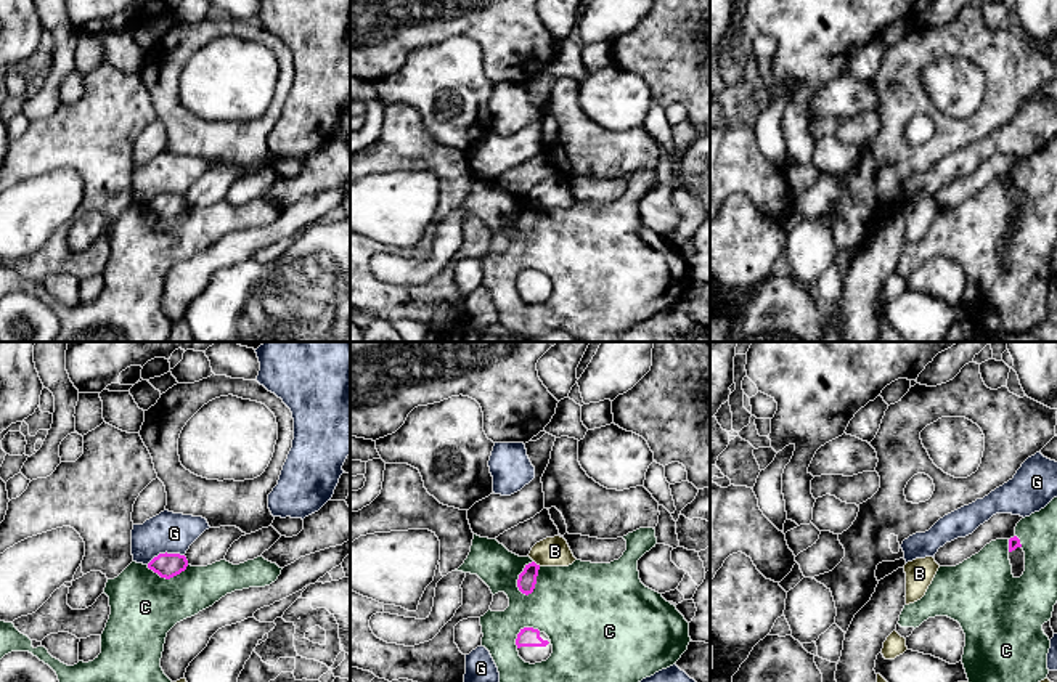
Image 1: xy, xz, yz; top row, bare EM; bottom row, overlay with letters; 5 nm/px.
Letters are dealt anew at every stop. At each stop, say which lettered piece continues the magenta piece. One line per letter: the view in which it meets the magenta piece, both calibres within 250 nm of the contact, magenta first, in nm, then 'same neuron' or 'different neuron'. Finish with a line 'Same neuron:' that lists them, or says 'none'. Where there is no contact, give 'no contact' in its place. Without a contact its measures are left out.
B: xz | 90/140 nm | different neuron
C: xz | 90/320 nm | different neuron
G: xy | 130/200 nm | different neuron
Same neuron: none

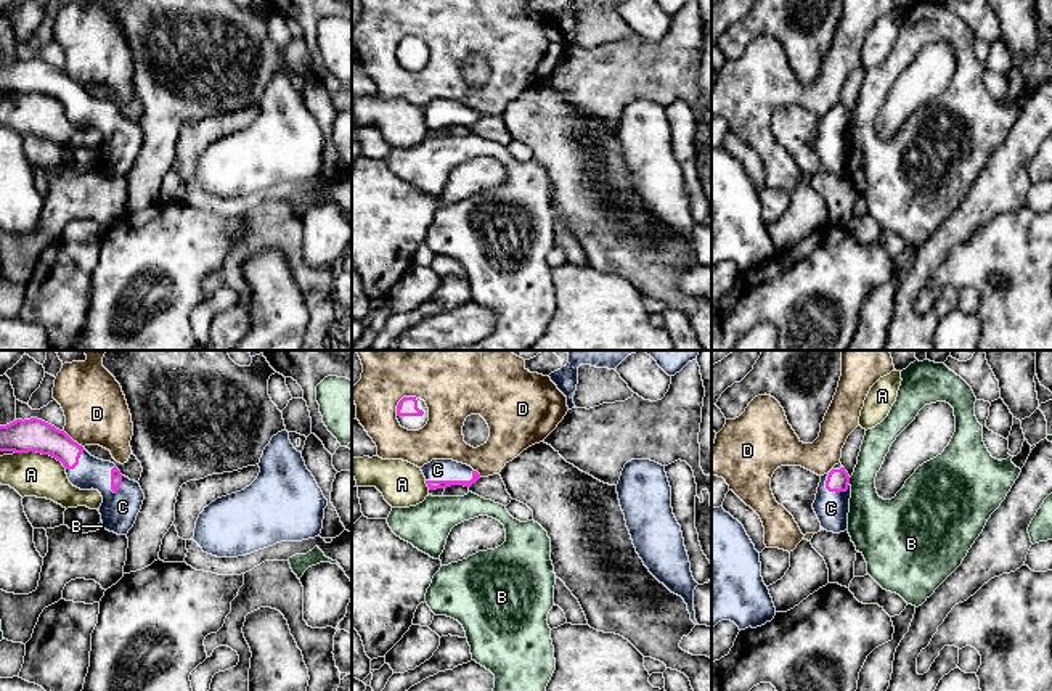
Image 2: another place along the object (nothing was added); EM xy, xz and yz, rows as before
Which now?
A: xy | 160/220 nm | different neuron
B: yz | 110/260 nm | different neuron
C: yz | 110/160 nm | same neuron
D: xz | 100/280 nm | different neuron
Same neuron: C

